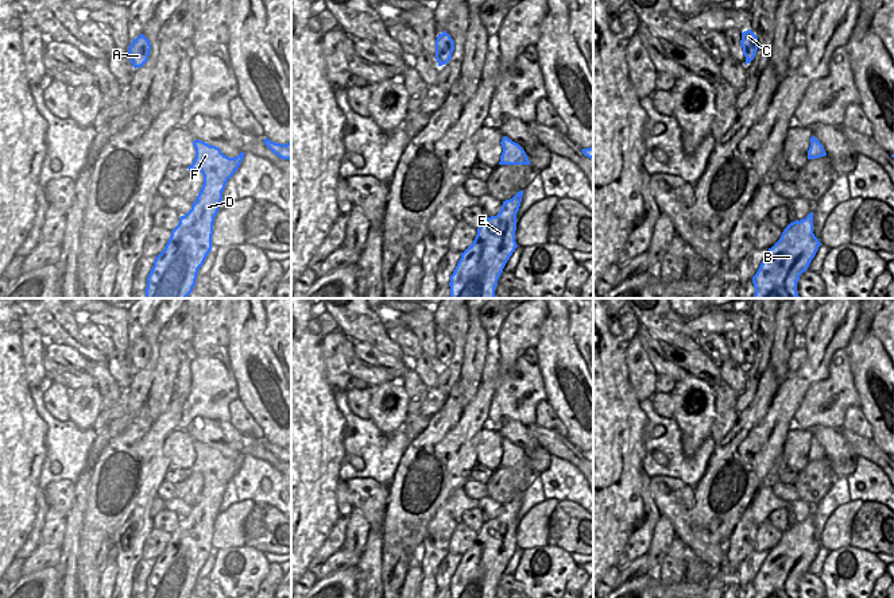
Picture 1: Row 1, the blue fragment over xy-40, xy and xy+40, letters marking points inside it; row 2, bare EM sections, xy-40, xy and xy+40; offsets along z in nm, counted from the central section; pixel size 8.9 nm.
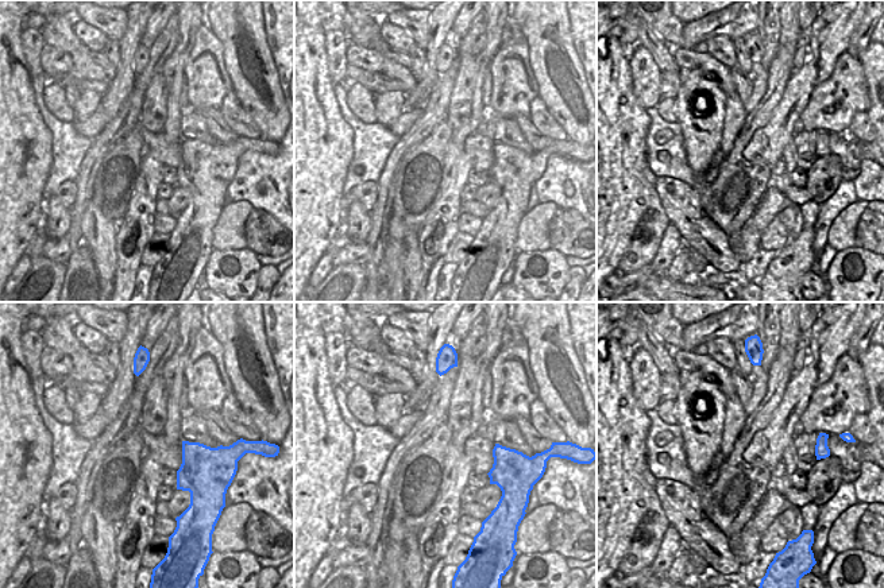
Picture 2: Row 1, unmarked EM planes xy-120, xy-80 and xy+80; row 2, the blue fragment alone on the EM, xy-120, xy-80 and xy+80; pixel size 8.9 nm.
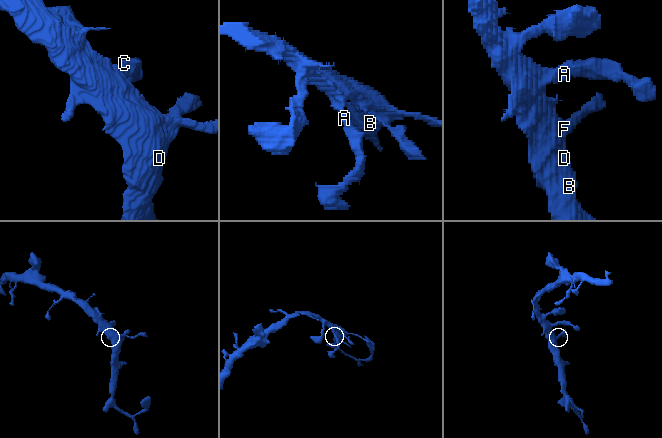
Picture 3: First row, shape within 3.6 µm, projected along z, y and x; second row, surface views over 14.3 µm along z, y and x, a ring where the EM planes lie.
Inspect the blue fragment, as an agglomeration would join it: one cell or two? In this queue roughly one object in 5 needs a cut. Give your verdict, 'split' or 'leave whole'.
leave whole

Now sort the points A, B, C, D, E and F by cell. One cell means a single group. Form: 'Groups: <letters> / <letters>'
Groups: A B C D E F.

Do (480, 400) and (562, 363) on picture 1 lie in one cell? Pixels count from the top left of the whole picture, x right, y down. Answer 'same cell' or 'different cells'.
different cells

